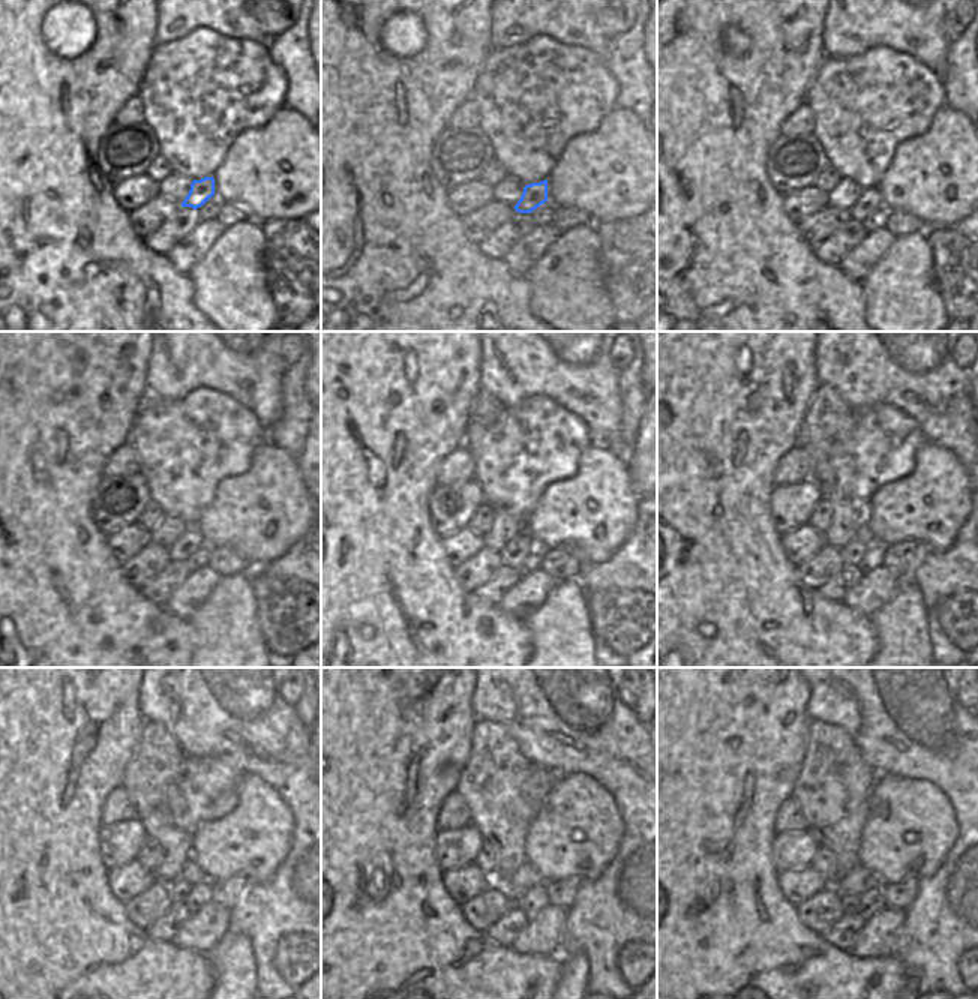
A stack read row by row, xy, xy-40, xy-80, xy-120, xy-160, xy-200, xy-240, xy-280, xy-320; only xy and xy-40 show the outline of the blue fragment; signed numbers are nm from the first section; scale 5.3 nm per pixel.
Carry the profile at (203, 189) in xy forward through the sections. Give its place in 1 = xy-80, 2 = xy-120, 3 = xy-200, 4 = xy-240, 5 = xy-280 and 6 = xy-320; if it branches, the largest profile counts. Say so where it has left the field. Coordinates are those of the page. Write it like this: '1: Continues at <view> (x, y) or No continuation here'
1: Continues at xy-80 (869, 200)
2: Continues at xy-120 (189, 542)
3: Continues at xy-200 (852, 552)
4: Continues at xy-240 (179, 890)
5: Continues at xy-280 (513, 894)
6: Continues at xy-320 (848, 900).

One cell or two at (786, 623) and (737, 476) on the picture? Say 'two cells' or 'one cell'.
one cell

